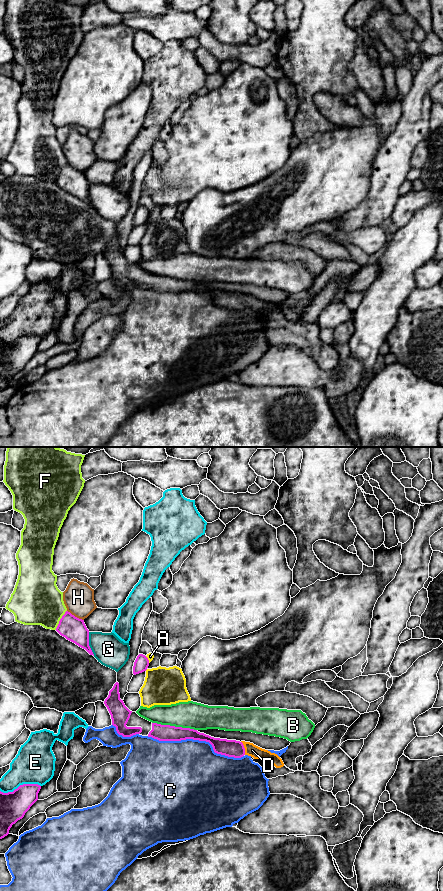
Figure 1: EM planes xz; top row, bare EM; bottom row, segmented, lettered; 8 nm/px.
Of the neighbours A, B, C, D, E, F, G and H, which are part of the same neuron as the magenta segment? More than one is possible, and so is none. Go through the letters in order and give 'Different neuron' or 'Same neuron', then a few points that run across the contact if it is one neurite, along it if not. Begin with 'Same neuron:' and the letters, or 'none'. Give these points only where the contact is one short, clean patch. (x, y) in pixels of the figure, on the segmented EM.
Same neuron: D
A: Different neuron. Line: xz (145, 656), (149, 662)
B: Different neuron
C: Different neuron
D: Same neuron. Line: xz (231, 748), (244, 748), (252, 750)
E: Different neuron
F: Different neuron
G: Different neuron
H: Different neuron

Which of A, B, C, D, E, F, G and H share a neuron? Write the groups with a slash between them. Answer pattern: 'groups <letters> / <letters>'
groups A / B / C / D / E / F / G / H

